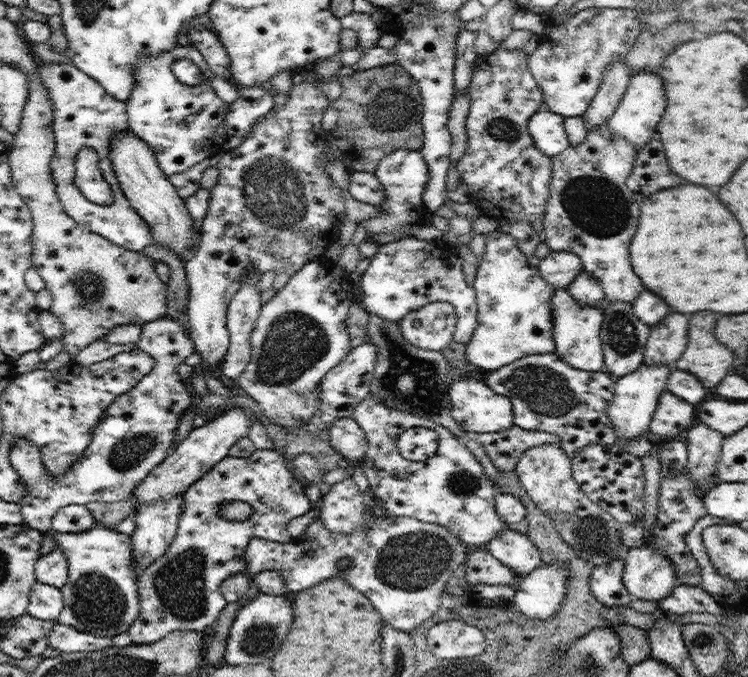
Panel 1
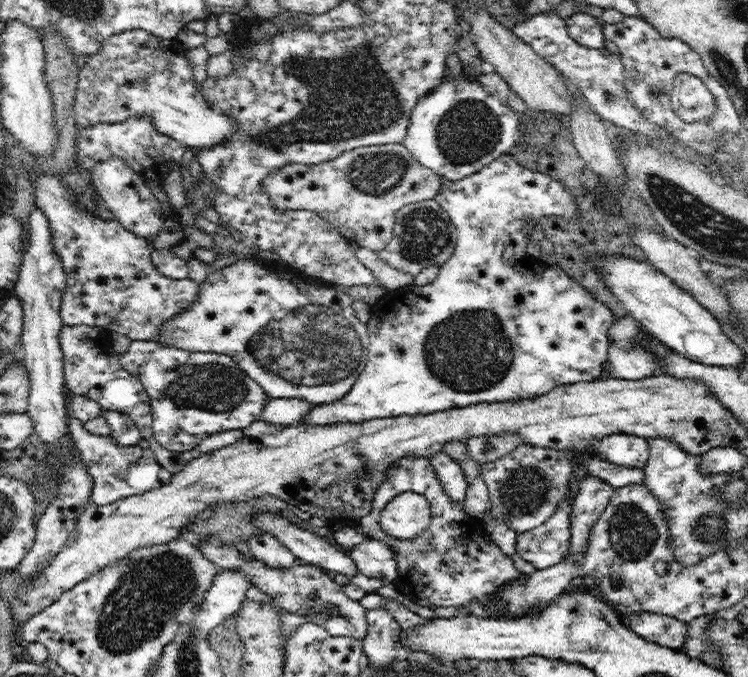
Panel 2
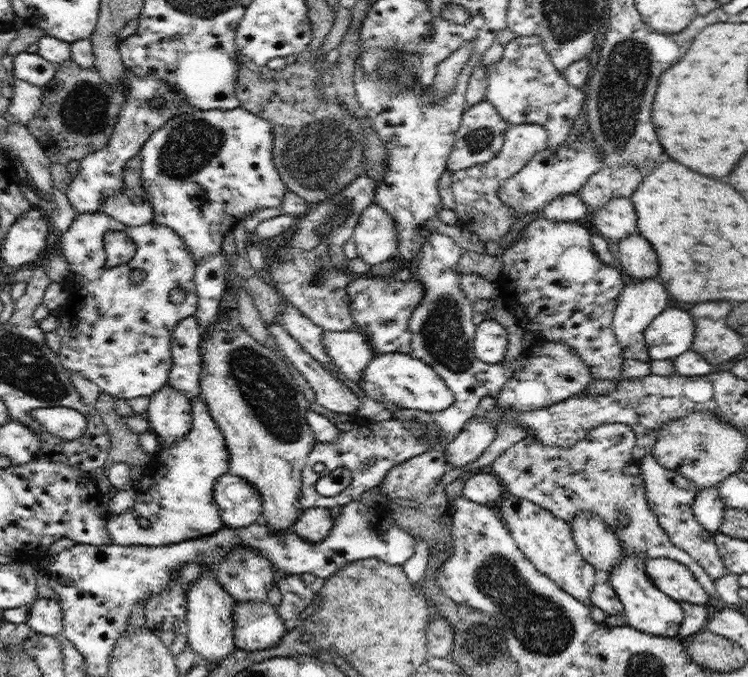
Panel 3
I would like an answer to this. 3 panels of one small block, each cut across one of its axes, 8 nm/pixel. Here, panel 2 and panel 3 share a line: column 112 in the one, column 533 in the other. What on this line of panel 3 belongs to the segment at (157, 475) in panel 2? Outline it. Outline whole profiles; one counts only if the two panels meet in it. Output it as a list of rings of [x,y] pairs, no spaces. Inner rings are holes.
[[[622,423],[603,424],[593,428],[586,438],[572,448],[558,448],[542,444],[529,434],[514,446],[506,449],[491,468],[502,485],[512,495],[538,504],[554,516],[571,522],[581,510],[595,512],[610,528],[615,528],[625,552],[633,552],[640,558],[670,558],[687,566],[712,598],[719,596],[713,579],[684,549],[669,539],[650,510],[645,484],[639,467],[633,458],[633,445],[637,441],[634,431]],[[618,515],[630,516],[630,523],[617,528]]]

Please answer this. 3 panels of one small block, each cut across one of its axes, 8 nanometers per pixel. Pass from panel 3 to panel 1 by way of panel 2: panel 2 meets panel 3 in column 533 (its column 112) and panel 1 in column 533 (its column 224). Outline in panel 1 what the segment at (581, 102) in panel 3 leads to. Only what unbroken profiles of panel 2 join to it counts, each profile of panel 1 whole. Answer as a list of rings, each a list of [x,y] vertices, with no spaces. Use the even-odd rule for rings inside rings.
[[[548,108],[530,117],[527,124],[529,133],[544,154],[553,157],[570,147],[564,121],[565,117]]]

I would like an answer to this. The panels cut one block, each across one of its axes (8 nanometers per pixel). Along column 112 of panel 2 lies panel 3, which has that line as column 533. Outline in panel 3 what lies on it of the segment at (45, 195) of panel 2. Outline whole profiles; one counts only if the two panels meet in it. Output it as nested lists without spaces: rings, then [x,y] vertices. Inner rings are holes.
[[[539,214],[536,220],[532,220],[530,224],[522,229],[516,242],[513,242],[510,248],[505,250],[501,256],[502,272],[497,278],[496,283],[499,288],[499,296],[504,299],[506,306],[512,310],[512,314],[518,318],[518,321],[524,330],[533,332],[533,334],[540,335],[541,337],[543,336],[552,342],[563,342],[564,344],[567,344],[590,369],[593,378],[616,378],[622,372],[622,363],[625,358],[622,356],[622,349],[617,341],[617,336],[614,333],[612,324],[614,311],[618,304],[620,293],[625,287],[627,280],[617,264],[606,265],[604,262],[600,261],[600,258],[596,255],[593,244],[591,243],[593,237],[594,235],[590,233],[590,230],[588,230],[586,226],[580,225],[580,222],[564,223],[562,221],[552,221],[546,219],[544,214]]]

